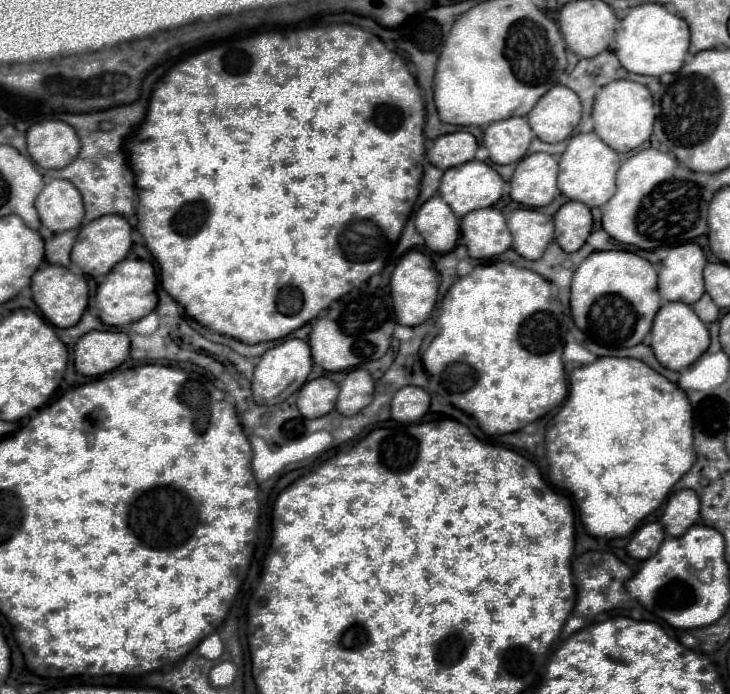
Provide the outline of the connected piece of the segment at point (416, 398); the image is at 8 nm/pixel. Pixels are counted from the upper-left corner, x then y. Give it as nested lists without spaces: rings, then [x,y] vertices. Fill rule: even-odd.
[[[405,386],[391,400],[391,418],[403,424],[419,422],[427,410],[429,394],[419,386]]]

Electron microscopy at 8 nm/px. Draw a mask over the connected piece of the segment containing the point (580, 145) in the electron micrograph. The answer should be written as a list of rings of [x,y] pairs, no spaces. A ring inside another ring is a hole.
[[[595,132],[589,134],[575,134],[571,136],[567,150],[561,154],[559,160],[559,176],[557,186],[563,196],[569,200],[577,200],[593,206],[603,206],[615,194],[615,174],[621,166],[621,154],[611,150]]]

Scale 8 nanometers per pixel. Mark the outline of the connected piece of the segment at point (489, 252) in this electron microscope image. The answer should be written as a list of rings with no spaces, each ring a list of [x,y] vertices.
[[[481,208],[469,212],[467,216],[460,219],[460,242],[469,250],[471,258],[485,260],[503,254],[505,250],[511,248],[511,234],[507,230],[505,216],[495,208]]]

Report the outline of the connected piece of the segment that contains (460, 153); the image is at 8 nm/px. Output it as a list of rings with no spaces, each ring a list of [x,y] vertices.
[[[459,130],[433,140],[431,148],[427,150],[427,160],[437,168],[447,170],[451,166],[471,162],[475,158],[475,150],[477,150],[475,136],[465,130]]]

